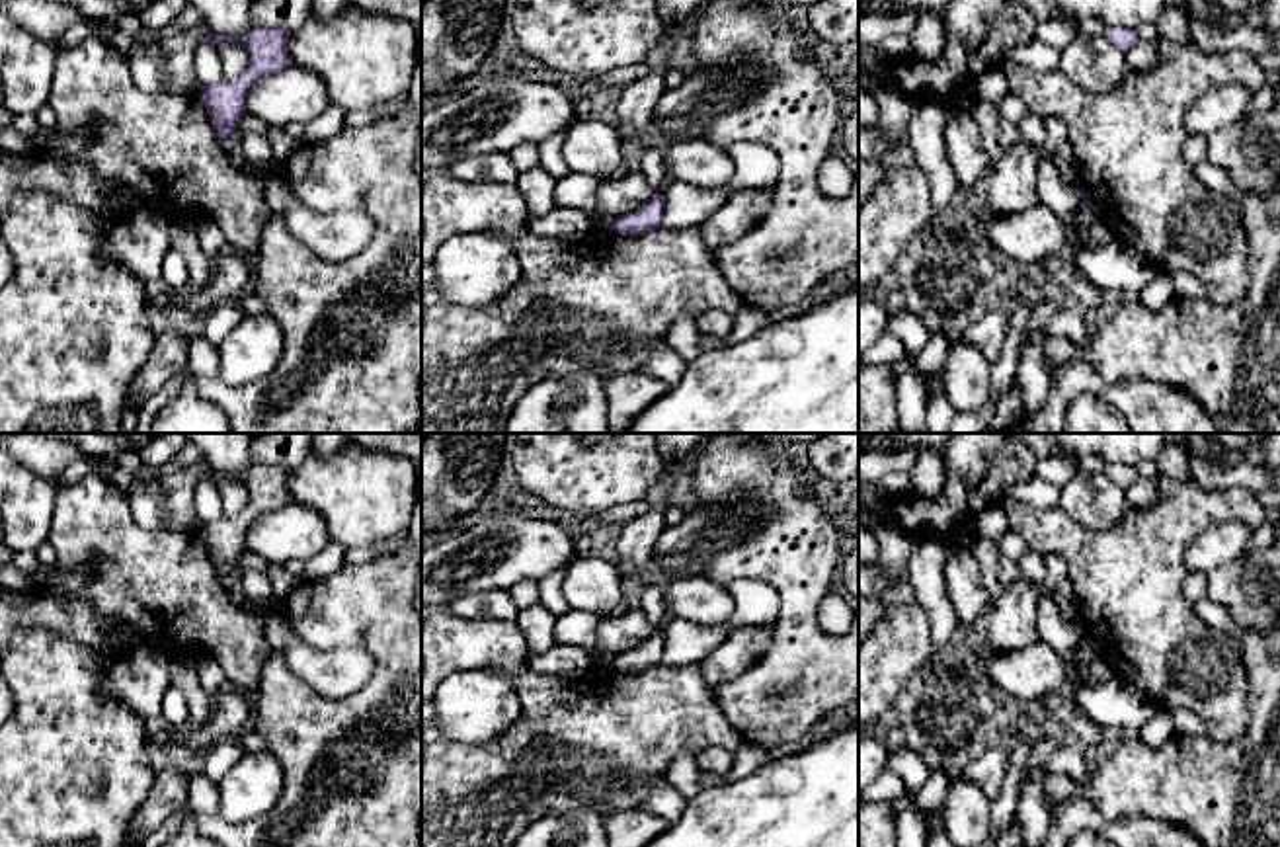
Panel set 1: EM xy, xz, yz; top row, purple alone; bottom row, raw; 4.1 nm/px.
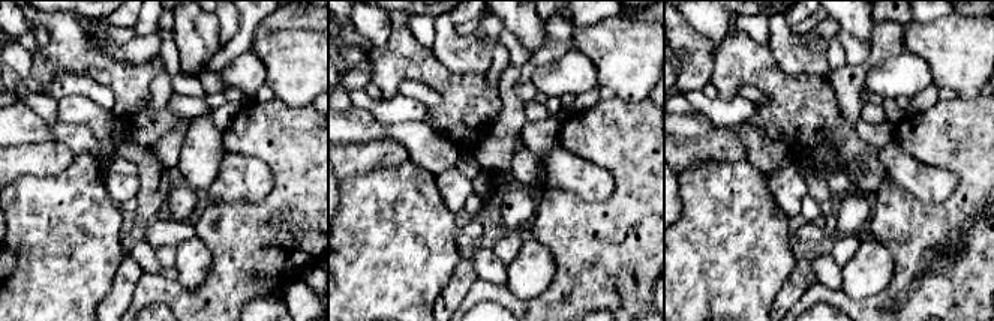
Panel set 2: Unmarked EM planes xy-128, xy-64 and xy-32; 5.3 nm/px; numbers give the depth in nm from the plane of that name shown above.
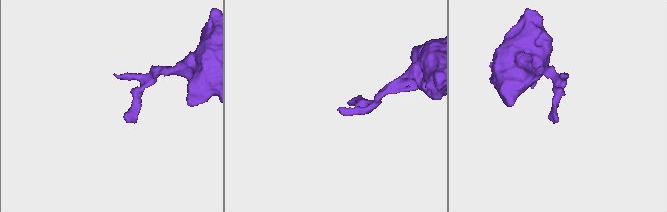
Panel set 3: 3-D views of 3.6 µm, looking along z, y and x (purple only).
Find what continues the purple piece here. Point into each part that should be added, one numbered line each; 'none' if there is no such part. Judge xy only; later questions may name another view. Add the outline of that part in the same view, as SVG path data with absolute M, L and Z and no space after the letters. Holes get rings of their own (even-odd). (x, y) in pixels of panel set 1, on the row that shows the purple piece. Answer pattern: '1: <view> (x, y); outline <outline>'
none

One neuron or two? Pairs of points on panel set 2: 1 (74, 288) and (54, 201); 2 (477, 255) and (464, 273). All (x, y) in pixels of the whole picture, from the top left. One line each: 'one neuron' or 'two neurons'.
1: one neuron
2: two neurons

